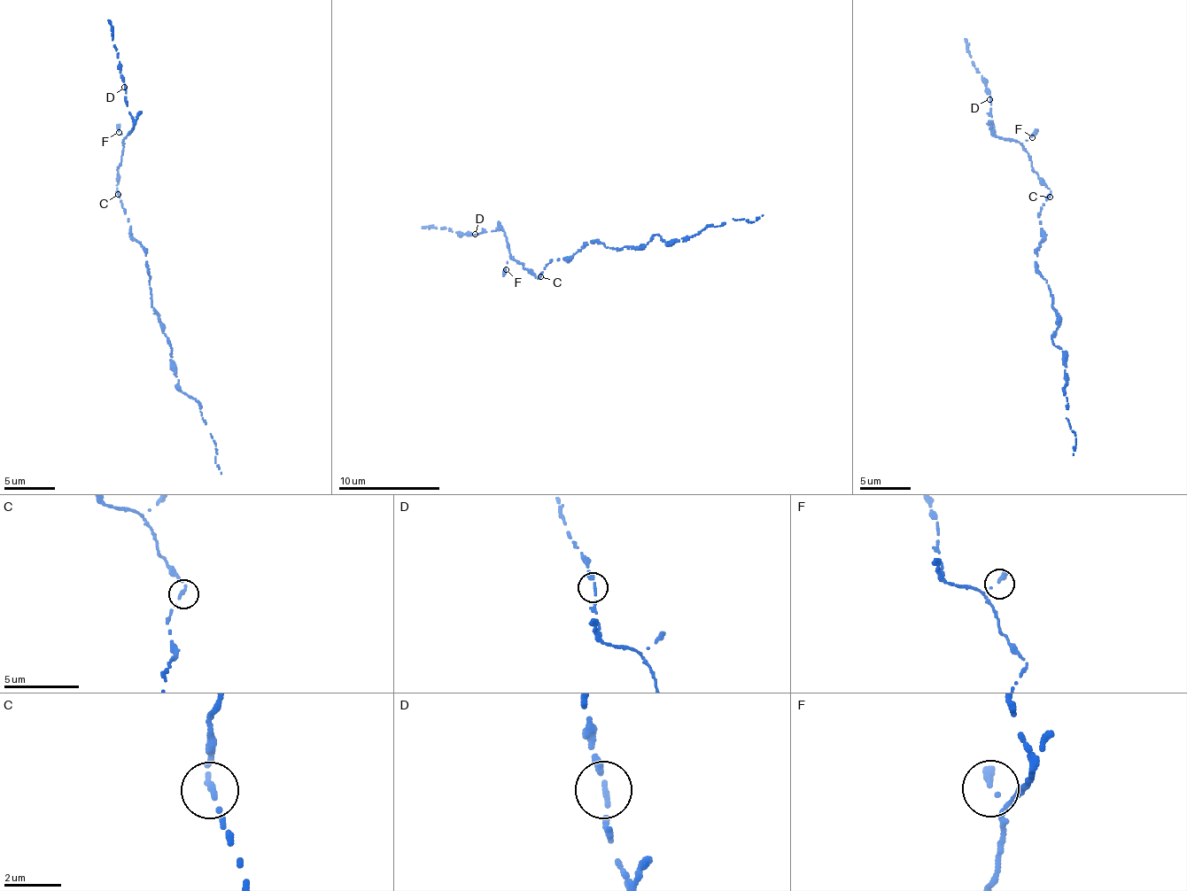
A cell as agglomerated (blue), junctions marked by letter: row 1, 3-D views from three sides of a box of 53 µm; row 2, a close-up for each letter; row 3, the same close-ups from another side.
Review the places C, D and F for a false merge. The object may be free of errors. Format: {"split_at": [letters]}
{"split_at": []}

